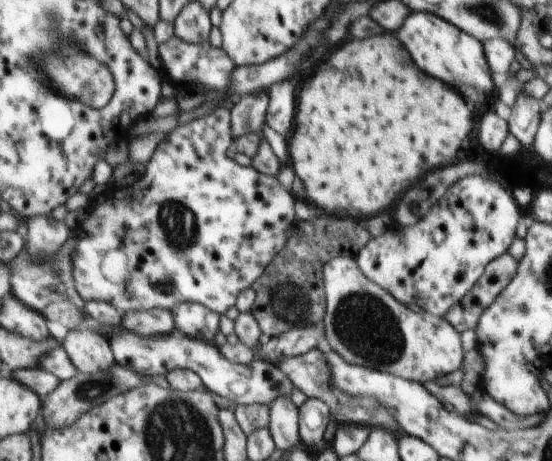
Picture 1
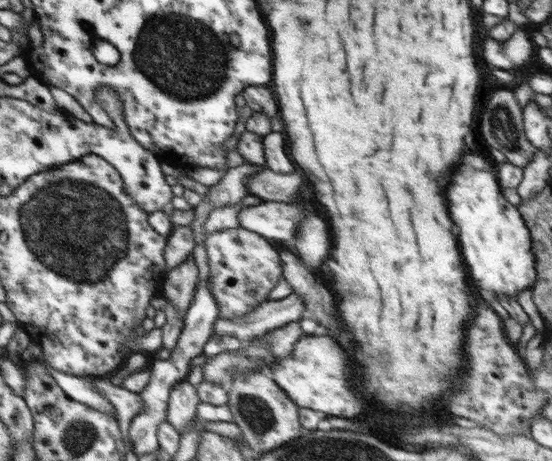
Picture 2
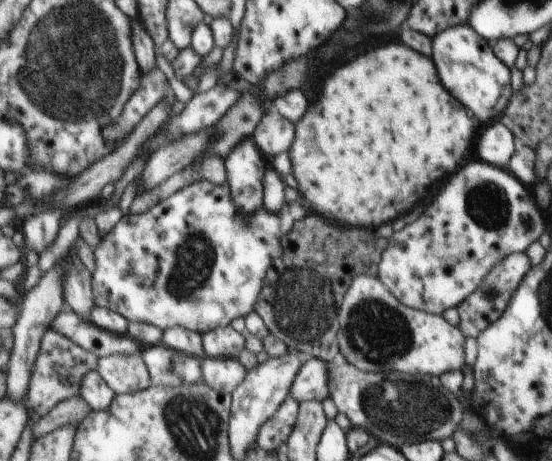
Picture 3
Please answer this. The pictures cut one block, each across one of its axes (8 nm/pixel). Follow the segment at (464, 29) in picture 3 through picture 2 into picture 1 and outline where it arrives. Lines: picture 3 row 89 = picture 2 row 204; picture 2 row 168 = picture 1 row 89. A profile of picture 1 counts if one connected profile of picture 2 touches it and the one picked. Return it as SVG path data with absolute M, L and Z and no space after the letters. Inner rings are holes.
M413 12L409 20L405 20L405 28L397 32L401 36L401 44L405 44L405 50L429 76L437 76L437 80L445 80L445 84L457 88L461 96L465 96L471 104L483 104L485 98L493 92L493 82L487 68L488 61L484 55L483 44L476 37L461 32L449 24L444 18L437 18L427 12Z

